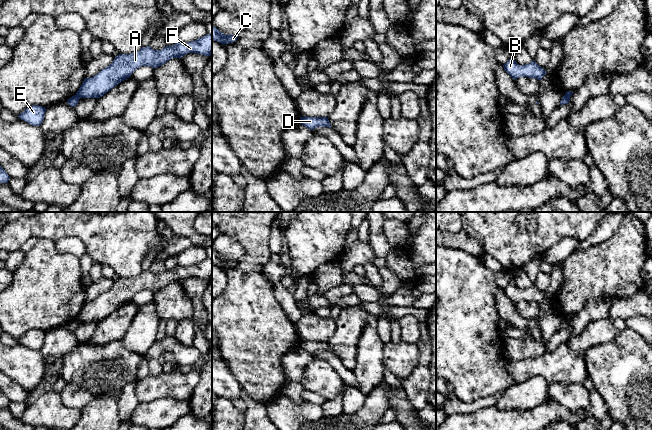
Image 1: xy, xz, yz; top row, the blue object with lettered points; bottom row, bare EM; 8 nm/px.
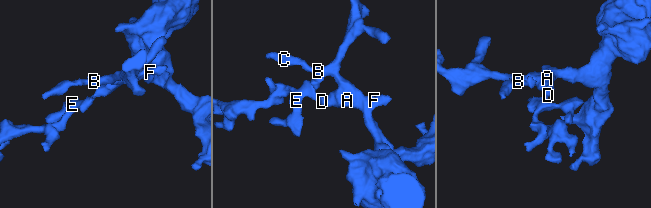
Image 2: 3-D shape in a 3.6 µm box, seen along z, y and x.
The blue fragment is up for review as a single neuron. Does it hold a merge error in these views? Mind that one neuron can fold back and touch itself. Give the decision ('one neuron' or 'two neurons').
two neurons

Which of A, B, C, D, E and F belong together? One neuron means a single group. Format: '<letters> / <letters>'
A B C D F / E

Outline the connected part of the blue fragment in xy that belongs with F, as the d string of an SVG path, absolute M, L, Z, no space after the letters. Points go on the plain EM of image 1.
M207 258L195 265L182 267L177 265L172 270L154 274L150 270L142 271L131 278L119 278L113 286L95 300L85 302L76 319L79 322L100 322L142 290L157 292L172 282L181 282L188 277L204 280L212 279L212 259Z

